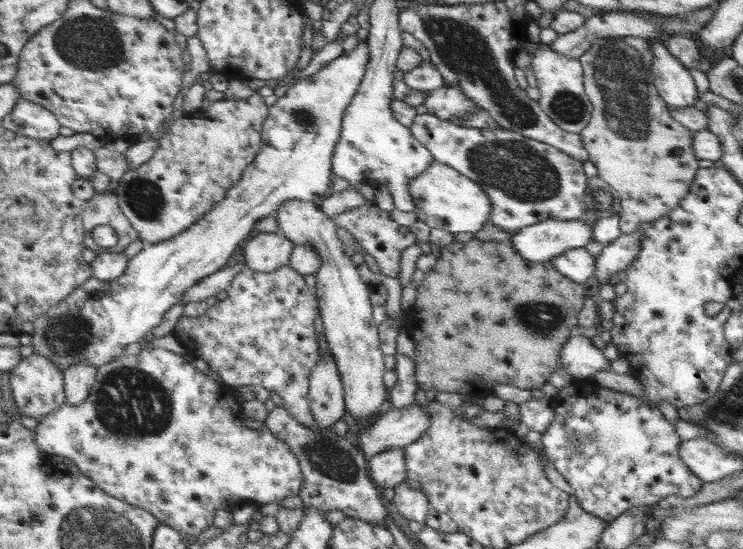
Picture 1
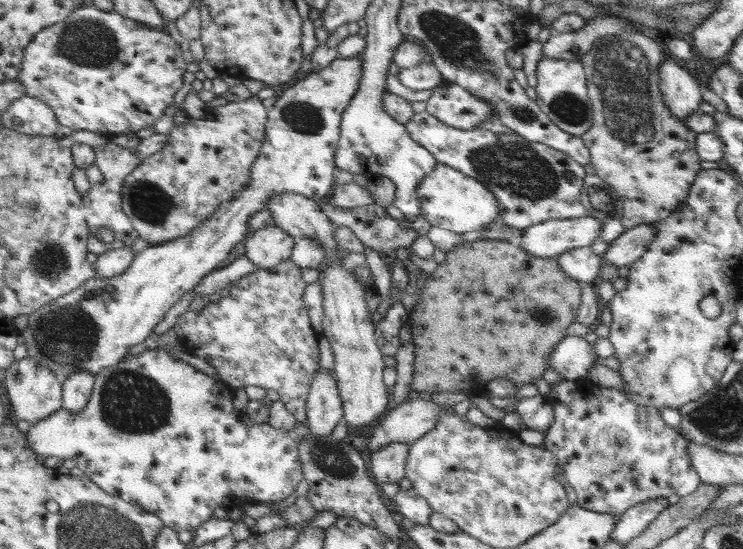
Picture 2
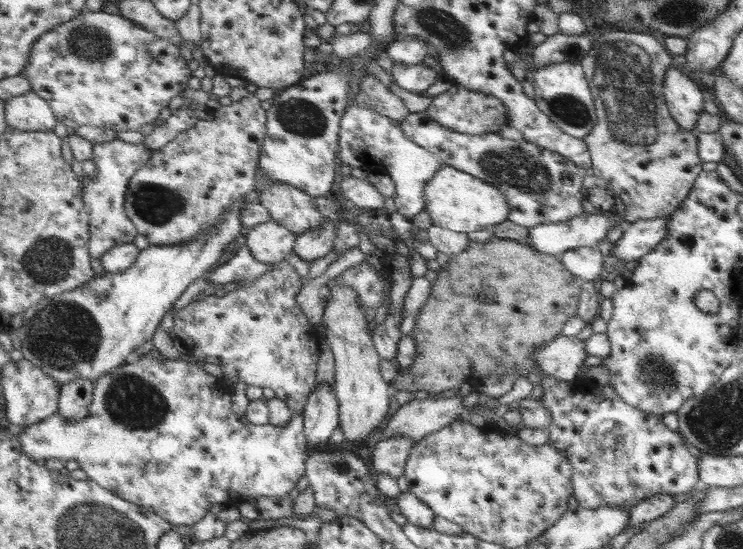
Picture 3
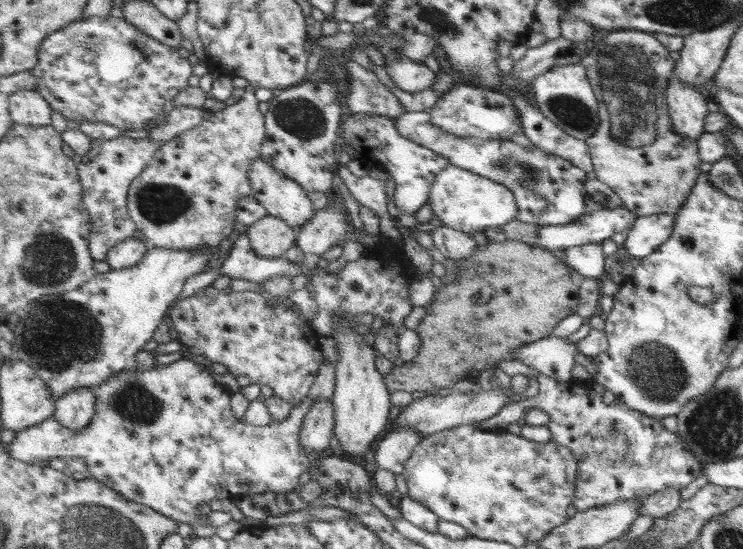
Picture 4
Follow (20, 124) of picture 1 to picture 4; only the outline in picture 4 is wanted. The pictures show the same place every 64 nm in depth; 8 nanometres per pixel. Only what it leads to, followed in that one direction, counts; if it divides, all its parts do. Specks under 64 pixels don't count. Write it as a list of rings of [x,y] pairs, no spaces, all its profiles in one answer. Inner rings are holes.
[[[17,90],[11,94],[11,114],[17,124],[47,126],[51,124],[51,102],[37,90]]]

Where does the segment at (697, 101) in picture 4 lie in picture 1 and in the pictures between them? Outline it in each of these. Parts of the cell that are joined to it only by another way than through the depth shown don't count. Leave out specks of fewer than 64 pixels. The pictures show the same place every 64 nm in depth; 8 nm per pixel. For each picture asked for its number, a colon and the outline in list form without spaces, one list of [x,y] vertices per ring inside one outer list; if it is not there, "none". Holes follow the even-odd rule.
1: [[[651,40],[653,44],[653,84],[657,88],[659,98],[667,104],[667,108],[673,110],[685,110],[685,108],[693,108],[693,104],[697,102],[697,90],[695,84],[687,72],[685,66],[681,66],[681,62],[677,58],[673,58],[667,48],[665,48],[665,40]]]
2: [[[667,56],[667,60],[659,66],[659,92],[663,104],[671,110],[677,122],[683,124],[687,118],[691,118],[691,114],[699,112],[699,106],[703,102],[699,80],[691,78],[671,56]]]
3: [[[677,68],[667,70],[663,80],[663,96],[667,110],[679,130],[689,134],[697,132],[697,120],[705,112],[703,110],[705,94],[707,92],[697,82],[693,82],[685,74],[679,74]]]

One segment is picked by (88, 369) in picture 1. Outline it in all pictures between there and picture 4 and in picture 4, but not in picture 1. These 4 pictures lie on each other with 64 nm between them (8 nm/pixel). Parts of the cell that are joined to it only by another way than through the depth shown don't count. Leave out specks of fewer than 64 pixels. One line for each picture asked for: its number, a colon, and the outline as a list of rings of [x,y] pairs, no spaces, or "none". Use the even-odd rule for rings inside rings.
2: [[[75,374],[67,382],[63,382],[63,410],[69,414],[81,414],[89,400],[93,398],[97,378],[91,374]]]
3: [[[77,382],[67,384],[59,396],[59,416],[65,420],[79,424],[87,416],[91,416],[91,406],[95,400],[95,384],[93,382]]]
4: [[[81,388],[77,392],[65,394],[57,402],[57,410],[53,418],[57,418],[61,426],[69,430],[83,432],[91,426],[95,414],[97,414],[97,392]]]

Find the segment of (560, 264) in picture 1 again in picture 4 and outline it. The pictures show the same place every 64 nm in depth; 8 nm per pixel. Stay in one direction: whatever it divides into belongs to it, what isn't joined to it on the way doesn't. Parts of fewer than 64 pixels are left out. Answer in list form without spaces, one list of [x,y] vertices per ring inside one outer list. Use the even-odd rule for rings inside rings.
[[[601,244],[571,246],[565,250],[565,262],[583,278],[599,278],[601,274],[605,274],[605,256]]]

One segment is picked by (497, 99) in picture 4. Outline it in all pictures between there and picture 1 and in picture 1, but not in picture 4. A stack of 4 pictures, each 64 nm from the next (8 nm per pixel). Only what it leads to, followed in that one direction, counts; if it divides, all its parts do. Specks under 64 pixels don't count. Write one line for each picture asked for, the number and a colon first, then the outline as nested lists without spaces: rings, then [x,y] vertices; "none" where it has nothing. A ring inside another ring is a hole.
1: [[[441,86],[439,90],[431,90],[427,94],[427,100],[423,102],[423,106],[427,108],[427,114],[433,114],[445,122],[457,124],[459,126],[459,118],[461,116],[469,116],[469,114],[477,114],[479,108],[471,98],[467,98],[467,94],[457,88],[457,86]]]
2: [[[453,84],[433,90],[427,100],[427,114],[457,130],[479,130],[489,116],[497,116],[489,100],[477,98],[469,90]]]
3: [[[453,84],[453,88],[449,88],[447,92],[435,96],[431,100],[431,106],[425,112],[431,116],[431,120],[441,124],[443,128],[447,128],[451,132],[459,132],[459,134],[471,134],[471,136],[495,134],[495,136],[499,136],[499,132],[503,132],[505,128],[511,128],[509,112],[507,112],[503,100],[495,98],[493,94],[467,90],[465,86],[459,86],[459,84]]]

